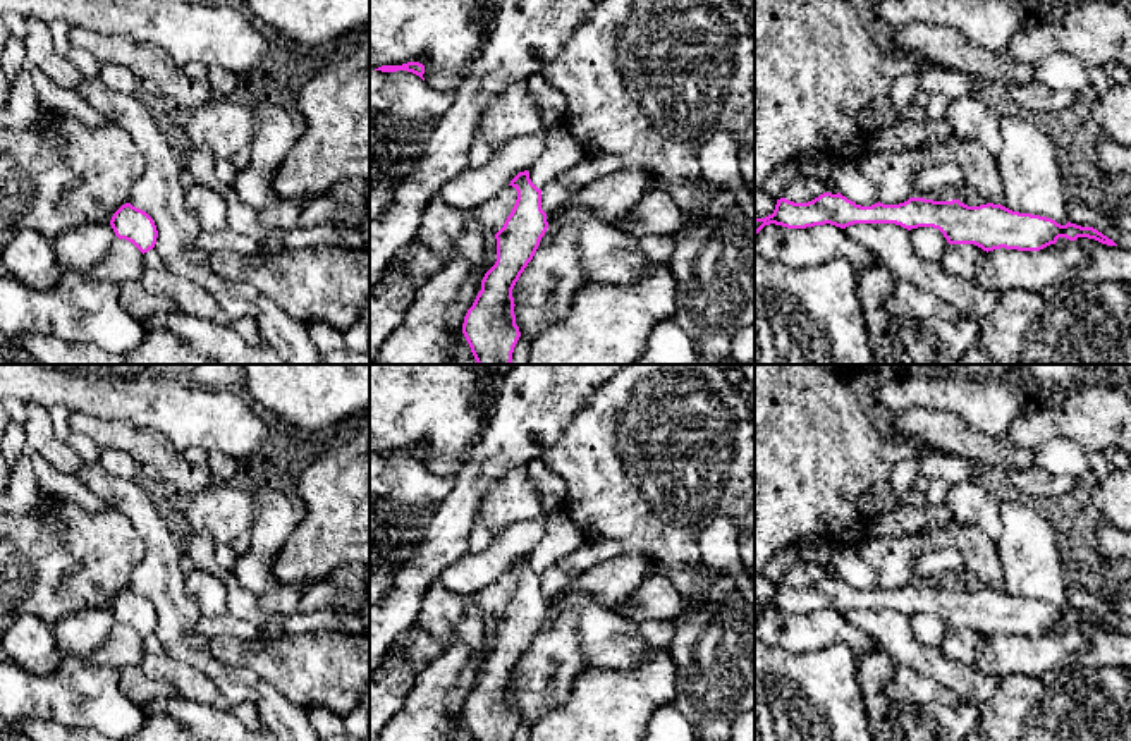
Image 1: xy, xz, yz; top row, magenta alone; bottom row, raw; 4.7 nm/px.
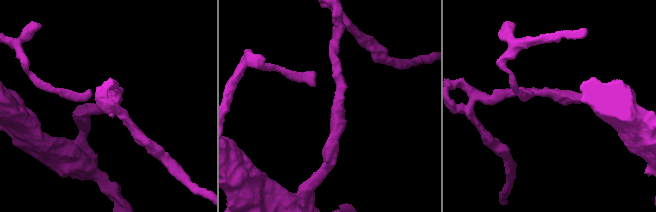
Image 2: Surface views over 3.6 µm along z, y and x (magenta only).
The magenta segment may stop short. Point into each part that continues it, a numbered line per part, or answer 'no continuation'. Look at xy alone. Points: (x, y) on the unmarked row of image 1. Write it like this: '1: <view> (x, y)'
no continuation

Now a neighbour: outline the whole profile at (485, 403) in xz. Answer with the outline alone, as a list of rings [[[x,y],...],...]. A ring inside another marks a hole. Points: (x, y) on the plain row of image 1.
[[[488,392],[488,394],[483,394],[481,397],[476,397],[469,406],[471,409],[481,413],[483,428],[481,428],[480,437],[483,435],[483,432],[486,428],[486,421],[488,421],[492,411],[493,411],[495,399],[497,397],[492,392]]]

